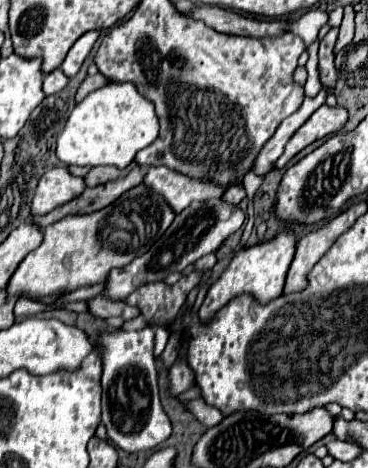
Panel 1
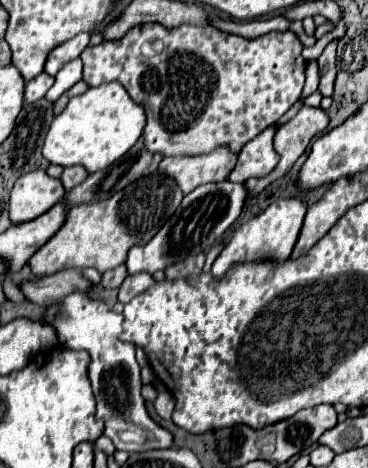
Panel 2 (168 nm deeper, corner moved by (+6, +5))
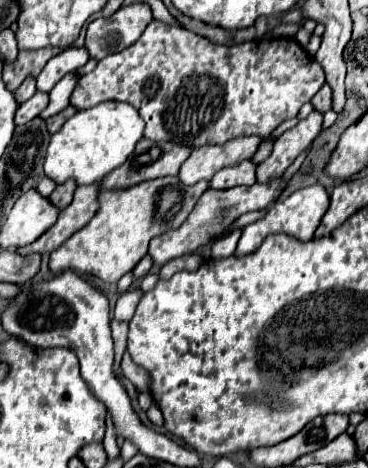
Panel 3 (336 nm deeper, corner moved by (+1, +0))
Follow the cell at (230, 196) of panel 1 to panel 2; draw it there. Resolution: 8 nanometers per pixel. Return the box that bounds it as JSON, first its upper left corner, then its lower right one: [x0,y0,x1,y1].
[244,106,328,196]

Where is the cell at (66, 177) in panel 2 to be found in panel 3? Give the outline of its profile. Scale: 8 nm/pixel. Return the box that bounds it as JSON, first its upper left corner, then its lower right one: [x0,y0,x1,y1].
[49,179,77,209]

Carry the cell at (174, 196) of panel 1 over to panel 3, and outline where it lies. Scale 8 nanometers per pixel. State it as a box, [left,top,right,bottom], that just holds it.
[179,137,261,185]

